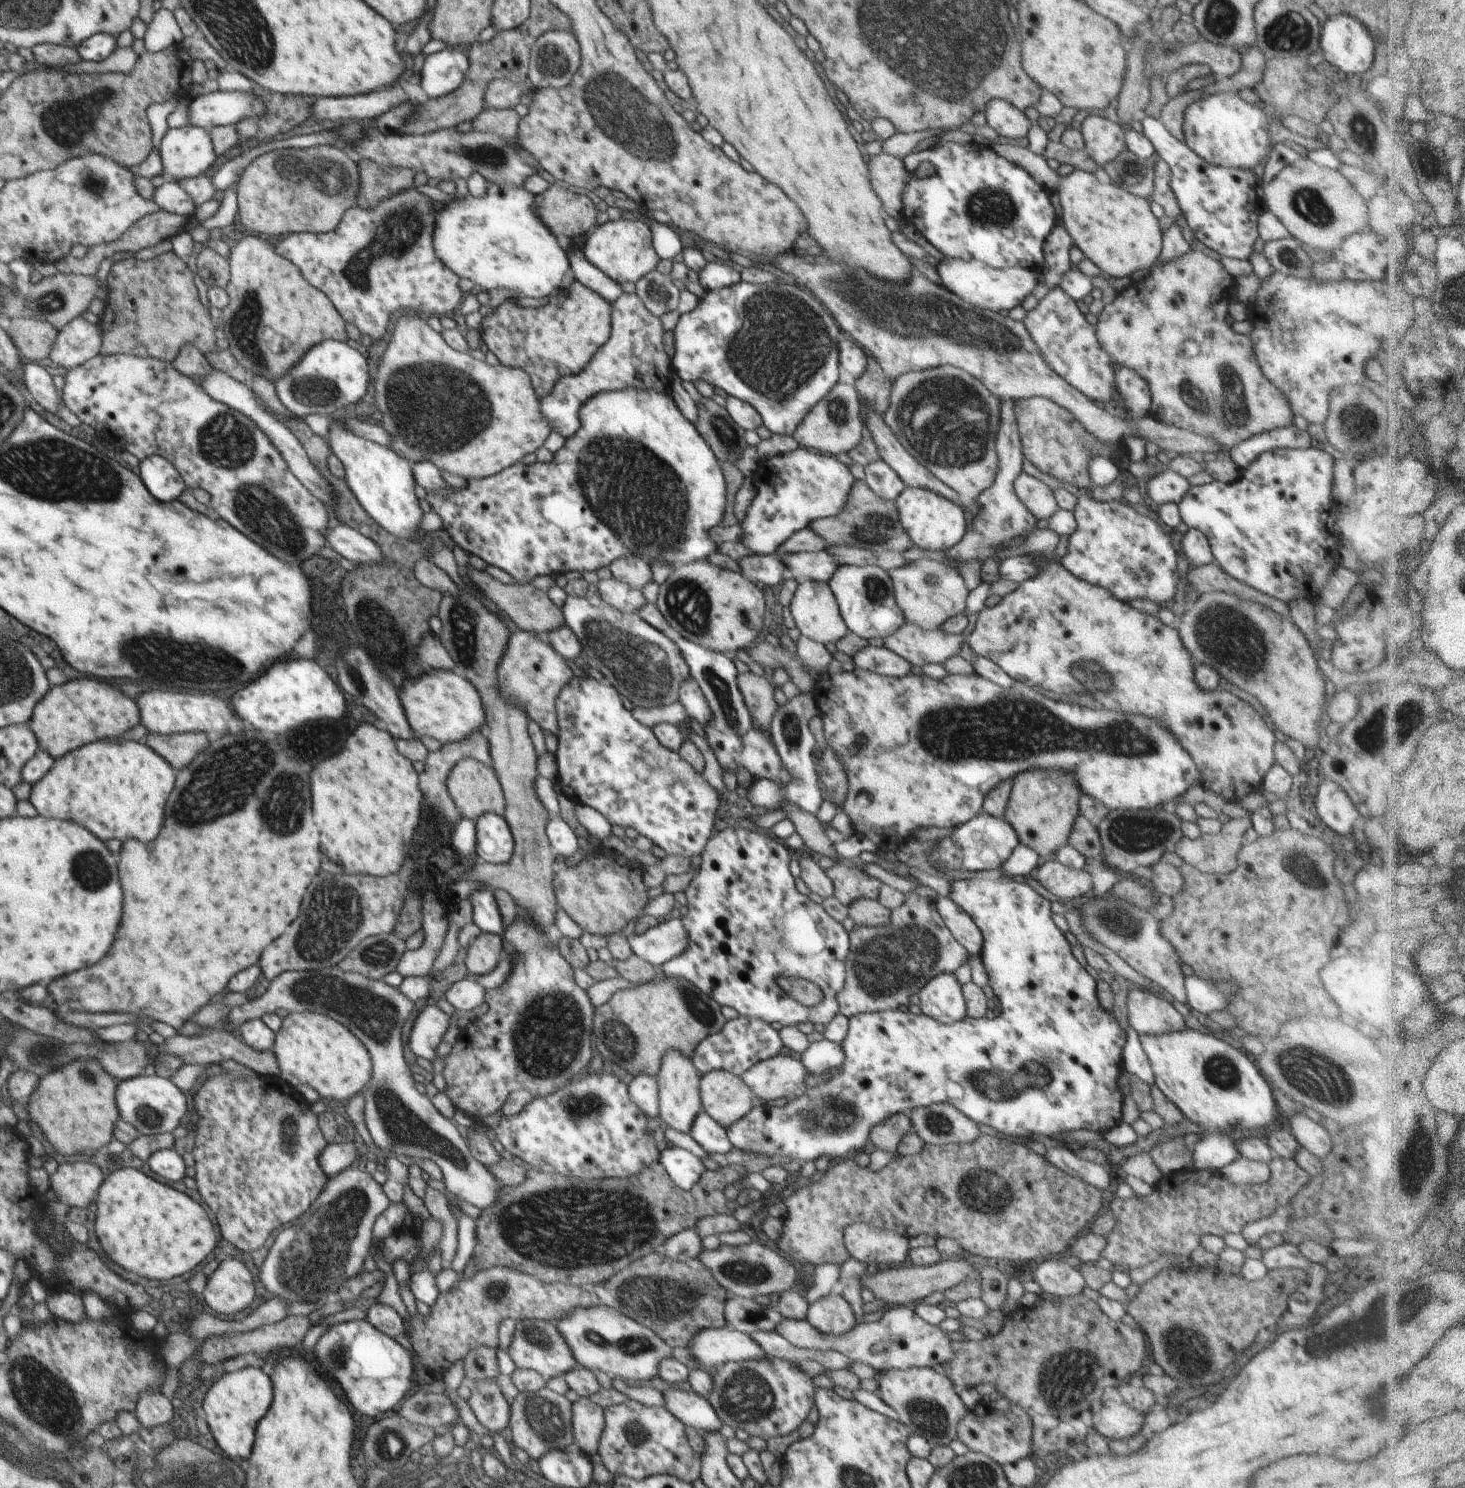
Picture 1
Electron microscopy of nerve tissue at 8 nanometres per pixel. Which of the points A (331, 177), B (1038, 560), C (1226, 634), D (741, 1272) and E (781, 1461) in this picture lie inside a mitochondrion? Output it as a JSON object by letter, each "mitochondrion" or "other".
{"A":"mitochondrion","B":"other","C":"mitochondrion","D":"mitochondrion","E":"other"}

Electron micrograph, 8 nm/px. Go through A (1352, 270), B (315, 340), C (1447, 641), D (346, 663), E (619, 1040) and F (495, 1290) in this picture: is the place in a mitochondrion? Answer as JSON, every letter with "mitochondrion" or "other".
{"A":"other","B":"other","C":"other","D":"mitochondrion","E":"mitochondrion","F":"mitochondrion"}

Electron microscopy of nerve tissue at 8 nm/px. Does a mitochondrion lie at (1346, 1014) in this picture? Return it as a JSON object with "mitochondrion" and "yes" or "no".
{"mitochondrion":"no"}

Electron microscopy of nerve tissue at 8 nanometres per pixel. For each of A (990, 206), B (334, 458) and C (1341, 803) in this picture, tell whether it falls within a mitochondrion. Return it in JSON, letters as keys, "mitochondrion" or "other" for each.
{"A":"mitochondrion","B":"other","C":"other"}

